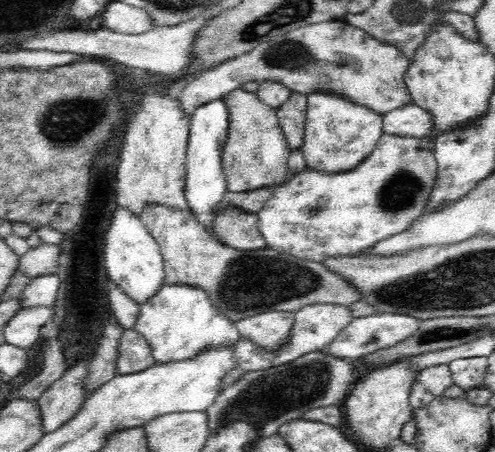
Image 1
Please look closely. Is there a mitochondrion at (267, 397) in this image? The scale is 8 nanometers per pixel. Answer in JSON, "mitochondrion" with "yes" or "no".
{"mitochondrion":"yes"}

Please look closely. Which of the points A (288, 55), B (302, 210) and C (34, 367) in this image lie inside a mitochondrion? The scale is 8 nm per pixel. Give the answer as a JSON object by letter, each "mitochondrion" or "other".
{"A":"mitochondrion","B":"other","C":"other"}

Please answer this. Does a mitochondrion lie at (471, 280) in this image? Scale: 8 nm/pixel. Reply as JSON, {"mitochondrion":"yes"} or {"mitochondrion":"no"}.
{"mitochondrion":"yes"}

